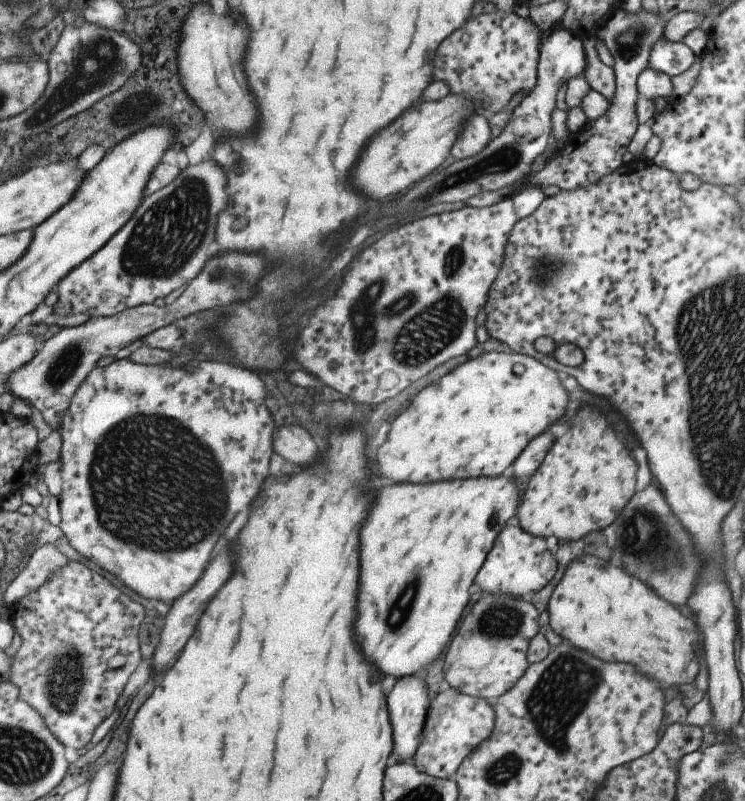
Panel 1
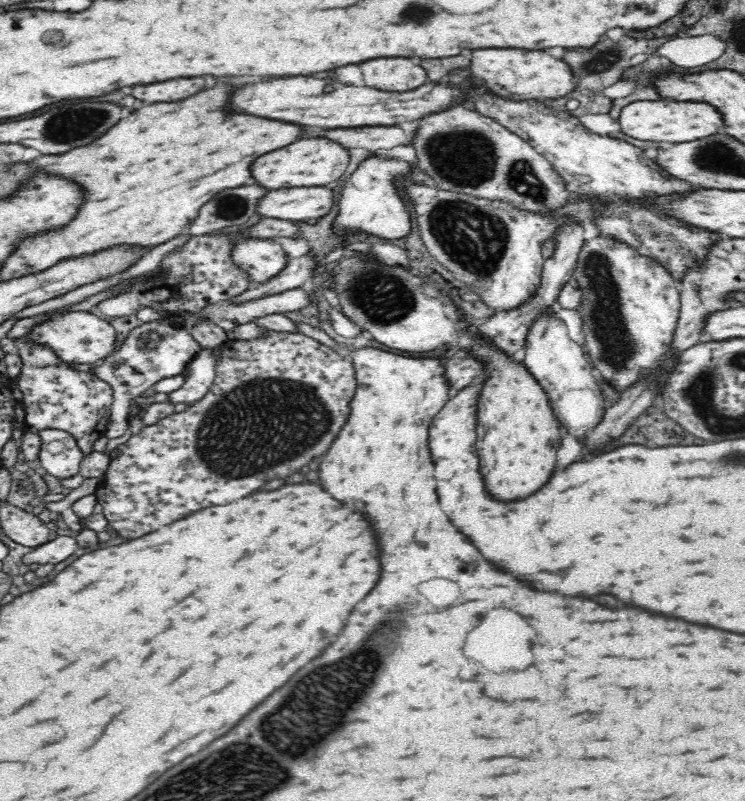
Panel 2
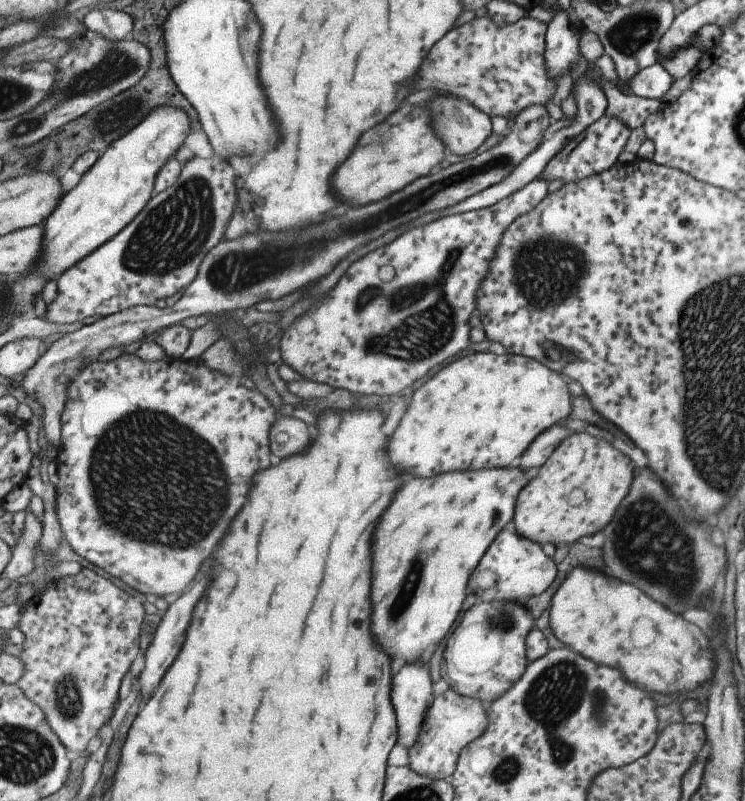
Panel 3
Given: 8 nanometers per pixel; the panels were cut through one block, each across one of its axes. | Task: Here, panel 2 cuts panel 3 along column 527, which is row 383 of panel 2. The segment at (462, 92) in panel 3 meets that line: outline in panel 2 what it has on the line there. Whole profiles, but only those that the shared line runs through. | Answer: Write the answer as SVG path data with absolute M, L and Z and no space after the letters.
M22 336L16 338L16 348L20 350L20 376L16 384L20 386L24 400L20 406L26 412L26 432L22 438L22 452L26 460L36 460L42 454L42 432L62 430L70 434L82 456L94 452L94 444L100 438L106 438L112 406L114 406L114 388L90 372L80 372L68 366L58 354L44 342Z

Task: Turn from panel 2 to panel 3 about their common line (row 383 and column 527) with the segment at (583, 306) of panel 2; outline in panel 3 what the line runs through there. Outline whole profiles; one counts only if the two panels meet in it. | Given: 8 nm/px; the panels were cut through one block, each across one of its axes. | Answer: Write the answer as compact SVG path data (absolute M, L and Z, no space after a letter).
M477 600L475 606L471 610L465 612L463 620L459 622L459 628L451 634L449 642L447 642L447 650L445 650L445 664L449 668L441 670L441 674L447 678L445 682L451 686L451 690L457 690L463 696L475 698L475 700L483 700L485 704L497 702L501 696L505 696L527 672L529 666L529 634L535 628L535 616L533 612L525 606L525 604L517 604L517 602L507 602L507 600Z

